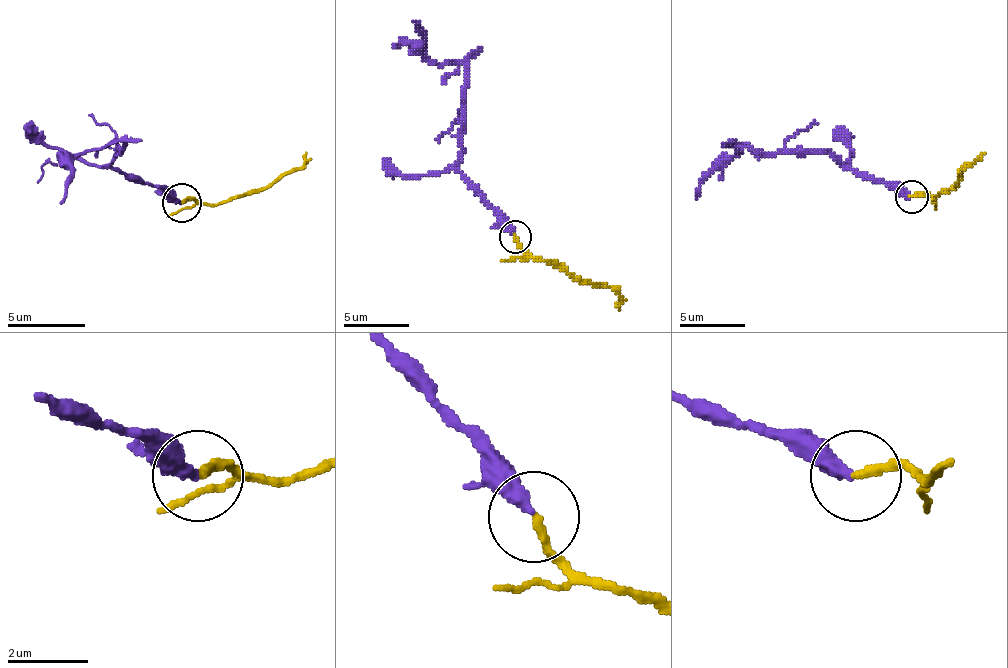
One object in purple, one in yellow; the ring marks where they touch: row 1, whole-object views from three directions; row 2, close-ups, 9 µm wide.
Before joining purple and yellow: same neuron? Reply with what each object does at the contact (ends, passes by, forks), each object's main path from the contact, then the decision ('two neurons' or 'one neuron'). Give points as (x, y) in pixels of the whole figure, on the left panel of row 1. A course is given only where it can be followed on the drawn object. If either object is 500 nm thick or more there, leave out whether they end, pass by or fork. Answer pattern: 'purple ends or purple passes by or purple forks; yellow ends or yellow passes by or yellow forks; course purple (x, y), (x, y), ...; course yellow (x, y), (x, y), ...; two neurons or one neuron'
purple ends; yellow ends; course purple (180, 201), (137, 182), (114, 163), (122, 143), (83, 151), (63, 190), (60, 205); course yellow (180, 201), (204, 205), (258, 194), (305, 163), (305, 151); one neuron

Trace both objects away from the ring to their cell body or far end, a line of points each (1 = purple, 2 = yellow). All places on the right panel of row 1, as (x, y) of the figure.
1: (909, 196), (863, 179), (827, 153), (762, 153), (742, 147), (700, 186), (696, 199)
2: (912, 196), (932, 199), (952, 189), (958, 173), (984, 153)

